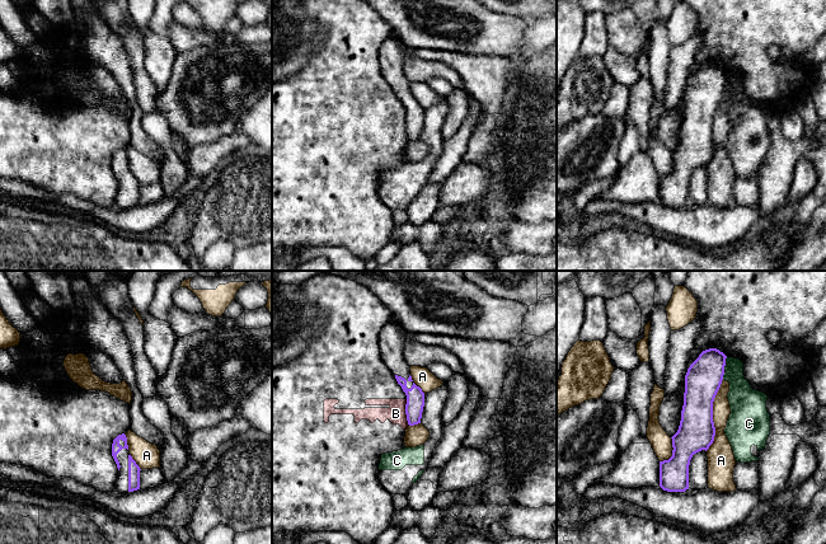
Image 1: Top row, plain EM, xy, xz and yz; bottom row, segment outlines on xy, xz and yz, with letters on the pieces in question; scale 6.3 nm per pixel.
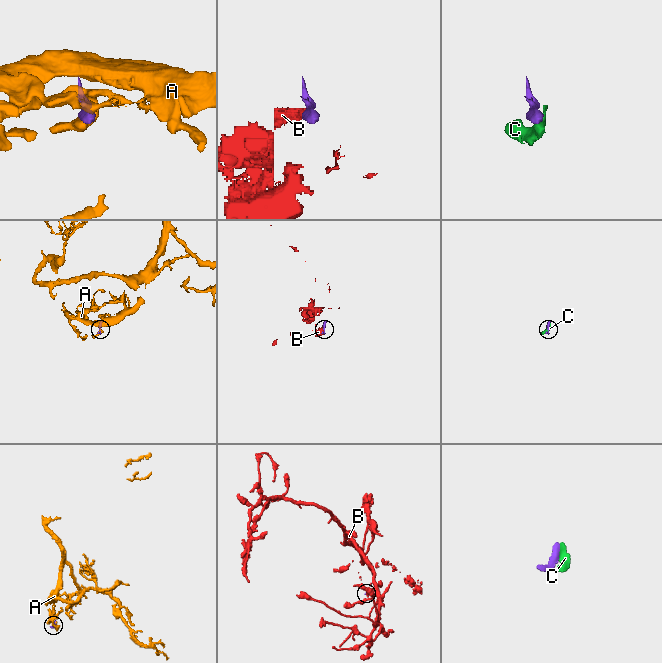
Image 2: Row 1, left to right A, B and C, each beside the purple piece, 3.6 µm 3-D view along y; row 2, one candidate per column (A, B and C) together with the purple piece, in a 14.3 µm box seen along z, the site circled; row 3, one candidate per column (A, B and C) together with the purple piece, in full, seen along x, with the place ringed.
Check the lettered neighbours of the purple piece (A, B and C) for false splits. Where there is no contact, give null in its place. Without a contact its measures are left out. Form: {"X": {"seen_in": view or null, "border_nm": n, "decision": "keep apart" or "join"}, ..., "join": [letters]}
{"A": {"seen_in": "yz", "border_nm": 460, "decision": "keep apart"}, "B": {"seen_in": "xz", "border_nm": 170, "decision": "keep apart"}, "C": {"seen_in": "yz", "border_nm": 100, "decision": "keep apart"}, "join": []}

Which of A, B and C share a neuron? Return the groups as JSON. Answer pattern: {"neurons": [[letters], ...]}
{"neurons": [["A"], ["B"], ["C"]]}

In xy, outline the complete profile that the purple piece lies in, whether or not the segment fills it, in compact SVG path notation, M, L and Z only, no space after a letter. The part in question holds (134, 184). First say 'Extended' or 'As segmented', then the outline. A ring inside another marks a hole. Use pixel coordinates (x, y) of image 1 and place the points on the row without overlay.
Extended. M118 150L112 159L112 172L118 183L116 207L127 208L140 205L140 182L128 167L127 153Z

